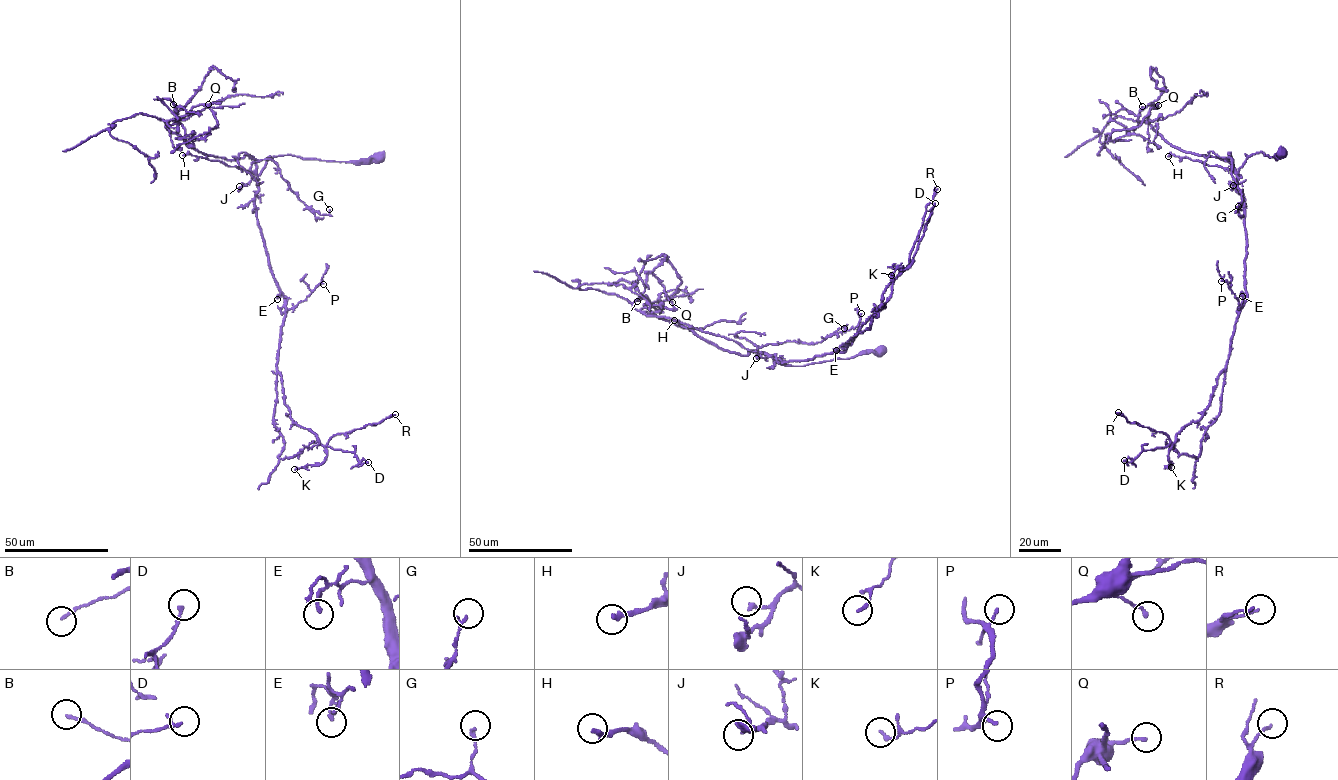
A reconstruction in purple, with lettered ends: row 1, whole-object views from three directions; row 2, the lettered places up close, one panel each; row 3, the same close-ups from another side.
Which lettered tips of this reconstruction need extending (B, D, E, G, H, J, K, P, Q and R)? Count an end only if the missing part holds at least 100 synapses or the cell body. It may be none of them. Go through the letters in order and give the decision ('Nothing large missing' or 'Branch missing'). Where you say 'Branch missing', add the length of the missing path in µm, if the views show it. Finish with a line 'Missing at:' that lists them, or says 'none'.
B: Nothing large missing
D: Nothing large missing
E: Nothing large missing
G: Nothing large missing
H: Nothing large missing
J: Nothing large missing
K: Nothing large missing
P: Nothing large missing
Q: Nothing large missing
R: Nothing large missing
Missing at: none

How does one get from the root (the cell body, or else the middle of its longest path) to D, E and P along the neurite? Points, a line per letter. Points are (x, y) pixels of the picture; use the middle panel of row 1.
D: (881, 351), (800, 366), (769, 355), (782, 362), (844, 351), (913, 258), (935, 203)
E: (881, 351), (800, 366), (781, 364), (769, 355), (776, 354), (782, 362), (840, 351), (836, 350)
P: (881, 351), (800, 366), (781, 364), (769, 355), (776, 354), (782, 362), (844, 351), (858, 333), (861, 313)

